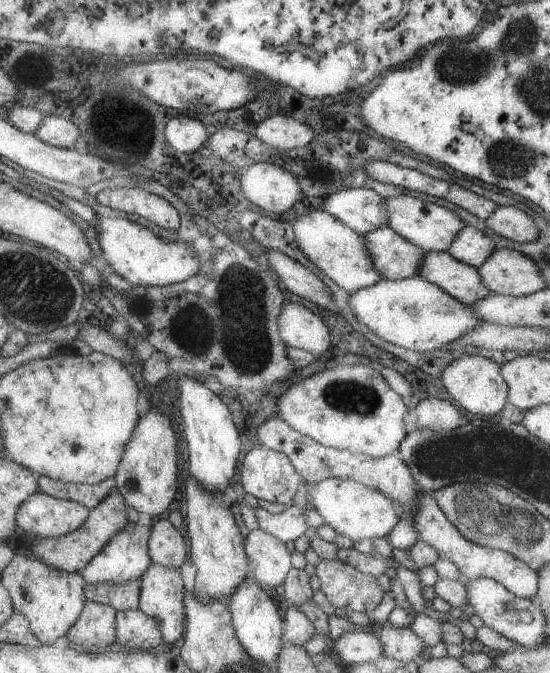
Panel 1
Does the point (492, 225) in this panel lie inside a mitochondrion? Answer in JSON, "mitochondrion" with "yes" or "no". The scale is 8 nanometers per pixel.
{"mitochondrion":"no"}

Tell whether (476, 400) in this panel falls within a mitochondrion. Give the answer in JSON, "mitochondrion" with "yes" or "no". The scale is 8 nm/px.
{"mitochondrion":"no"}

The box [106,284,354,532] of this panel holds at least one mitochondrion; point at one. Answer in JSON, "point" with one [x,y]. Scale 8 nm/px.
{"point":[251,345]}

